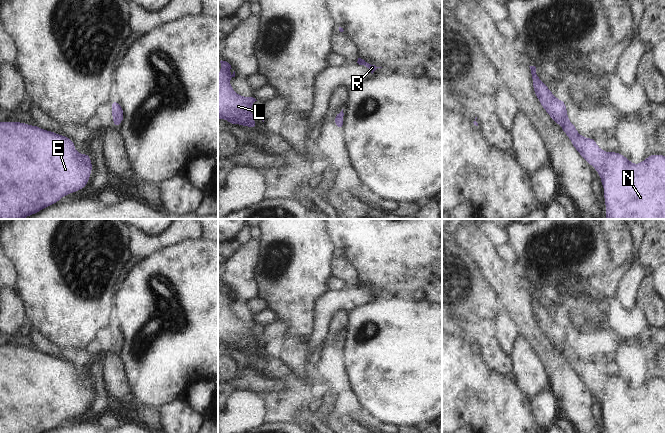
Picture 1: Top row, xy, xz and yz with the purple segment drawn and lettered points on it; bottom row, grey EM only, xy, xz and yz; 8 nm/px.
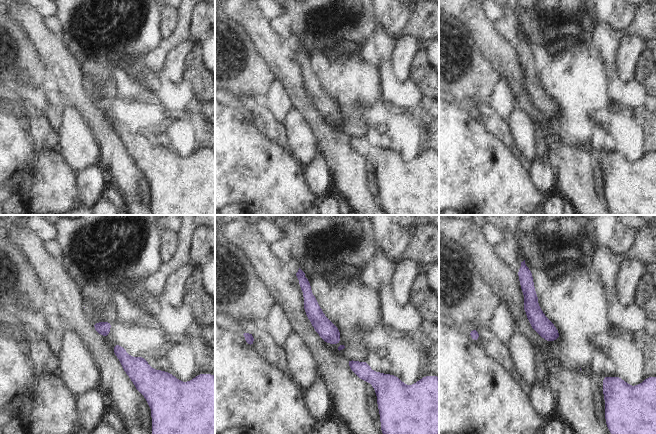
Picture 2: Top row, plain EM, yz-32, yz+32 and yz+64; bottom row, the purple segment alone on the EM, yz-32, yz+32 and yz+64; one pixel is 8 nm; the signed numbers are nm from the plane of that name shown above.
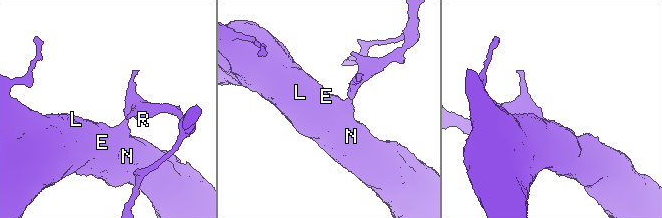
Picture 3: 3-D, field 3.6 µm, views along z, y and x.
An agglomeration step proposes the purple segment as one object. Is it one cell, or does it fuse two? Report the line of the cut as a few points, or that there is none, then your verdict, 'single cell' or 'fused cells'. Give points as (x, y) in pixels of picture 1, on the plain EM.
no cut; single cell

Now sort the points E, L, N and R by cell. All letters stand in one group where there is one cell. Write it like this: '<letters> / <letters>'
E L N R

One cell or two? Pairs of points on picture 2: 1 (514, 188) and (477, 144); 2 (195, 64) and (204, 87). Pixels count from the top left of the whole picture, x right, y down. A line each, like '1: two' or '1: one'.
1: one
2: one

